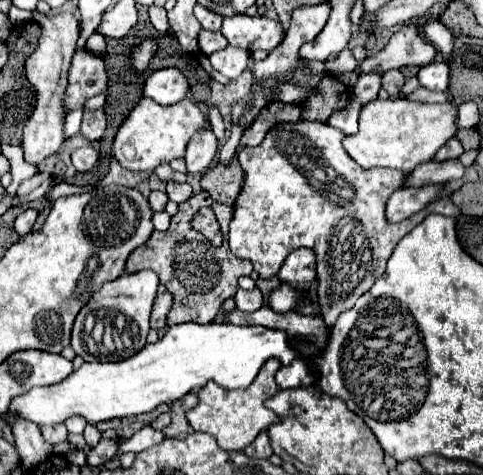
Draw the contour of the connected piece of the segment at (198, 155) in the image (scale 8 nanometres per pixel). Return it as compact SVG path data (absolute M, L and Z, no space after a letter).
M212 131L196 133L186 149L186 173L204 173L212 159L216 157L216 137Z

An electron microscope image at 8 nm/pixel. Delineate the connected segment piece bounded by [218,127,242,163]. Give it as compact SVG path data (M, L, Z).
M232 127L232 135L230 135L230 139L226 141L226 145L220 149L220 153L218 153L218 163L230 163L230 159L234 157L234 153L236 153L236 147L238 147L238 143L240 143L240 135L242 131L238 131L238 127Z

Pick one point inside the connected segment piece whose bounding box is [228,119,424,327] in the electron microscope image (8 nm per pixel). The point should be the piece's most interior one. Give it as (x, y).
(278, 210)

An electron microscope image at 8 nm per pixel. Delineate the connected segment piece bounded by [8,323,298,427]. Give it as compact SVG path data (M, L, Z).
M182 323L166 329L152 345L134 357L118 363L84 363L64 381L50 387L34 387L30 393L14 397L8 409L8 423L26 419L36 425L58 425L80 415L90 425L114 417L130 417L154 411L162 403L172 403L190 391L202 389L208 381L224 389L248 387L270 357L288 365L298 353L288 345L284 331L270 331L258 325L238 327L232 323Z

